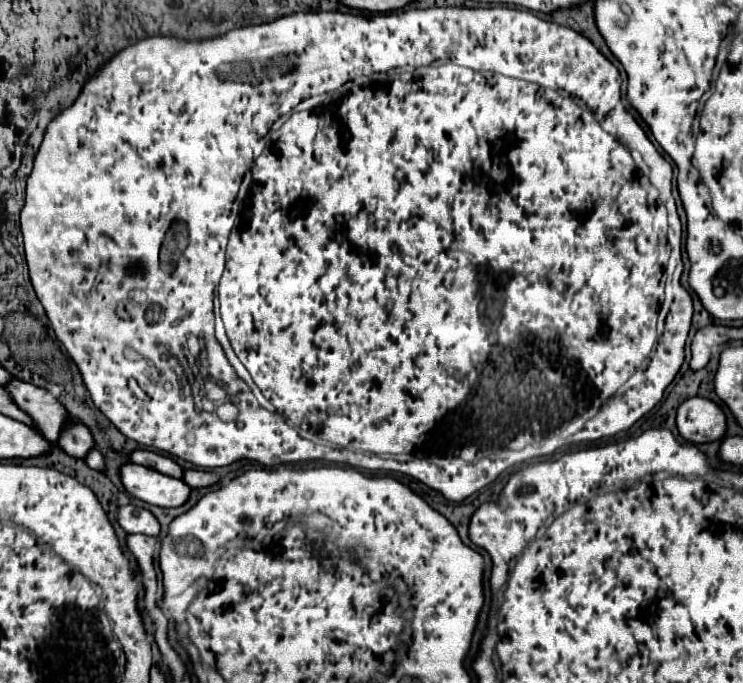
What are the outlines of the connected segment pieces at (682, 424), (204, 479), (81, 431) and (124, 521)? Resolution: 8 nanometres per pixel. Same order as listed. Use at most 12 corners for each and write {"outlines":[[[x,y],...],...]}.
{"outlines":[[[690,397],[676,411],[680,437],[722,439],[726,415],[708,399]],[[184,469],[190,487],[208,487],[218,479],[204,469]],[[76,421],[60,429],[58,445],[84,459],[94,445],[90,431]],[[136,505],[118,507],[126,533],[158,535],[156,517]]]}

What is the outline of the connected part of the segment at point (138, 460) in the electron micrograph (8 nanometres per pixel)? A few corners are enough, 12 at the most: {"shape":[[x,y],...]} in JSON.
{"shape":[[136,449],[128,461],[182,477],[182,467],[166,455]]}

